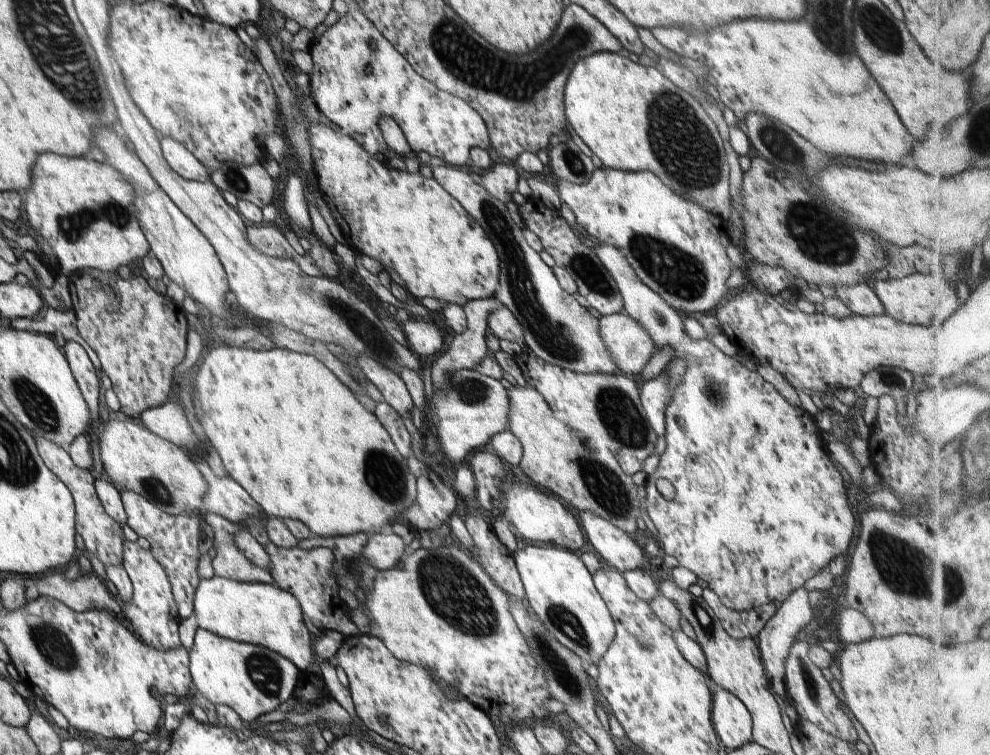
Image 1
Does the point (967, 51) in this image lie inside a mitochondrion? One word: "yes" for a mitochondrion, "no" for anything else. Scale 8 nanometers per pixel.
no

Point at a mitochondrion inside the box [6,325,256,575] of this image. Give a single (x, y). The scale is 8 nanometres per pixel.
(38, 407)

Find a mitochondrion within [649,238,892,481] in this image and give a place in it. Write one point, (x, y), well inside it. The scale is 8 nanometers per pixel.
(714, 393)

